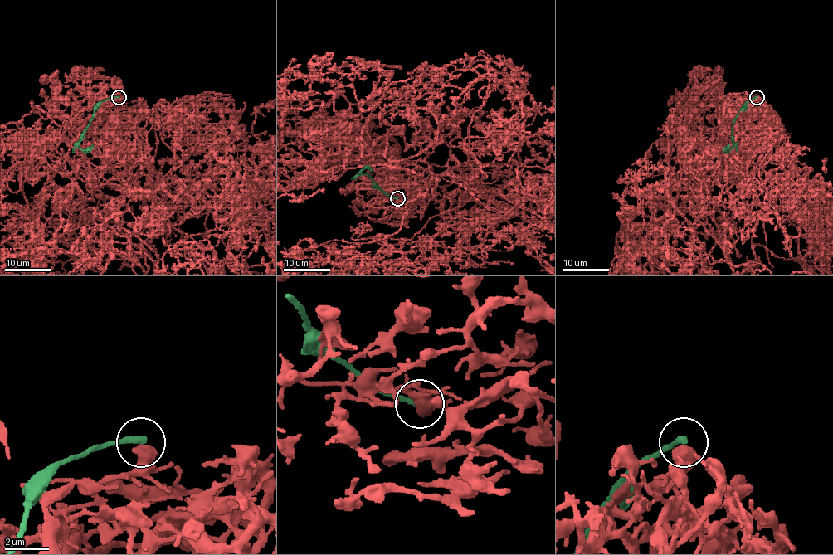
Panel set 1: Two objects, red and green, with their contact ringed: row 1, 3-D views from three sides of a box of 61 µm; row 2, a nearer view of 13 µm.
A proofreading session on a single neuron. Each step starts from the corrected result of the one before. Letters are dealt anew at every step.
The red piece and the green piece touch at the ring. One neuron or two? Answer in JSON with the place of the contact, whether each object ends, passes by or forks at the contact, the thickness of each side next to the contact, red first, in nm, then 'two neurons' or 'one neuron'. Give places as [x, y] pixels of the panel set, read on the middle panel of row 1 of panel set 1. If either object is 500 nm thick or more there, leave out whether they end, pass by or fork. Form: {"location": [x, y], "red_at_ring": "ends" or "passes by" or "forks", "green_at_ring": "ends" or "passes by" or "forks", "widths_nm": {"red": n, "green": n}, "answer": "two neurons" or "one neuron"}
{"location": [397, 198], "widths_nm": {"red": 650, "green": 320}, "answer": "two neurons"}

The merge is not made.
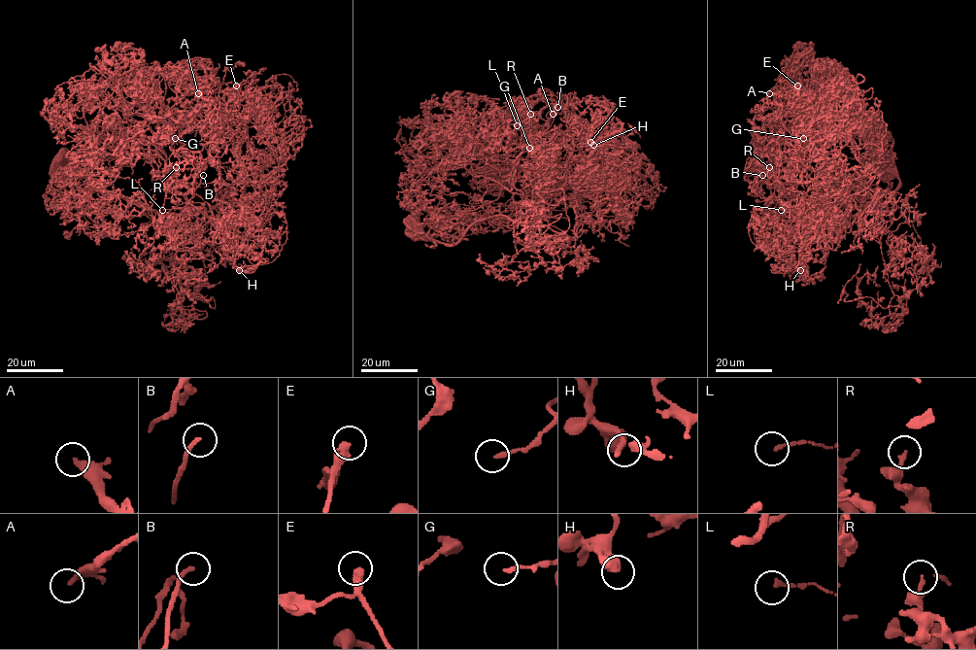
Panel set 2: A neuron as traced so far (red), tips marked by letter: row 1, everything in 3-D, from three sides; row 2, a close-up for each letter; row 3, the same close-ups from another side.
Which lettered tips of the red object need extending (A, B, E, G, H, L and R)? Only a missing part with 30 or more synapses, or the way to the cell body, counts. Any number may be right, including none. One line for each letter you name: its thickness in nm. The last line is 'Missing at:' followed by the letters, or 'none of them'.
B: 200 nm thick
E: 440 nm thick
Missing at: B, E

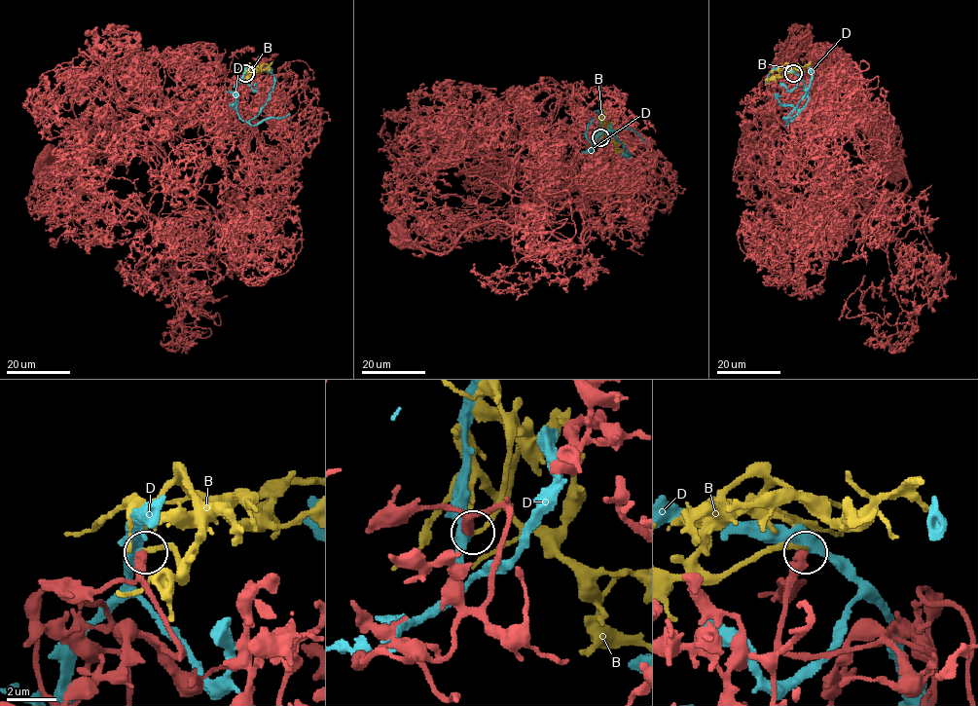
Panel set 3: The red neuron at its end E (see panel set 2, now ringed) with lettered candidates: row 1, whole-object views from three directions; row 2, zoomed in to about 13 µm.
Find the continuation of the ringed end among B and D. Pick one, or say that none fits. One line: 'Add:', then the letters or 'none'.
Add: B

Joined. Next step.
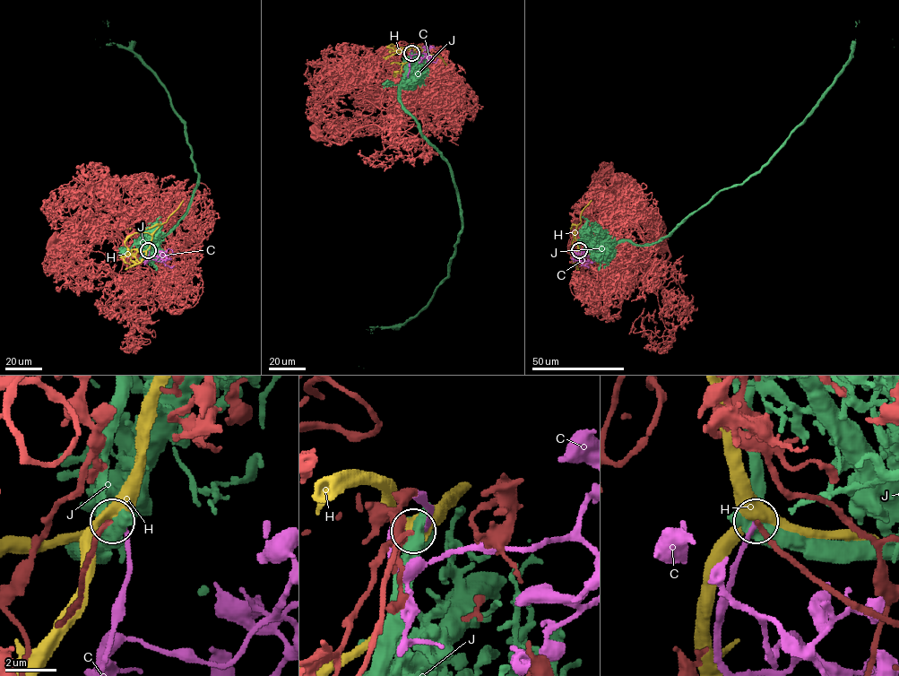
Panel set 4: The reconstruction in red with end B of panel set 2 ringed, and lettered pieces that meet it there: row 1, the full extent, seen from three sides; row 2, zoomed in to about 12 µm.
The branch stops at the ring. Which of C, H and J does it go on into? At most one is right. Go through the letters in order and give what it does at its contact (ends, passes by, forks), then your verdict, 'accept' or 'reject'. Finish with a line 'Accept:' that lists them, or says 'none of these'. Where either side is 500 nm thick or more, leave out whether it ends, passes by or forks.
C: it ends there; accept
H: it forks there; reject
J: it forks there; reject
Accept: C

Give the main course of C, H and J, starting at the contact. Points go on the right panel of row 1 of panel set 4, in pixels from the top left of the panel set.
C: (579, 250), (577, 261), (581, 261), (580, 256), (584, 257), (582, 249), (581, 254), (576, 254)
H: (579, 249), (575, 229), (581, 222), (582, 210), (591, 200)
J: (579, 250), (664, 238), (765, 165), (850, 59), (859, 22), (892, 39)

